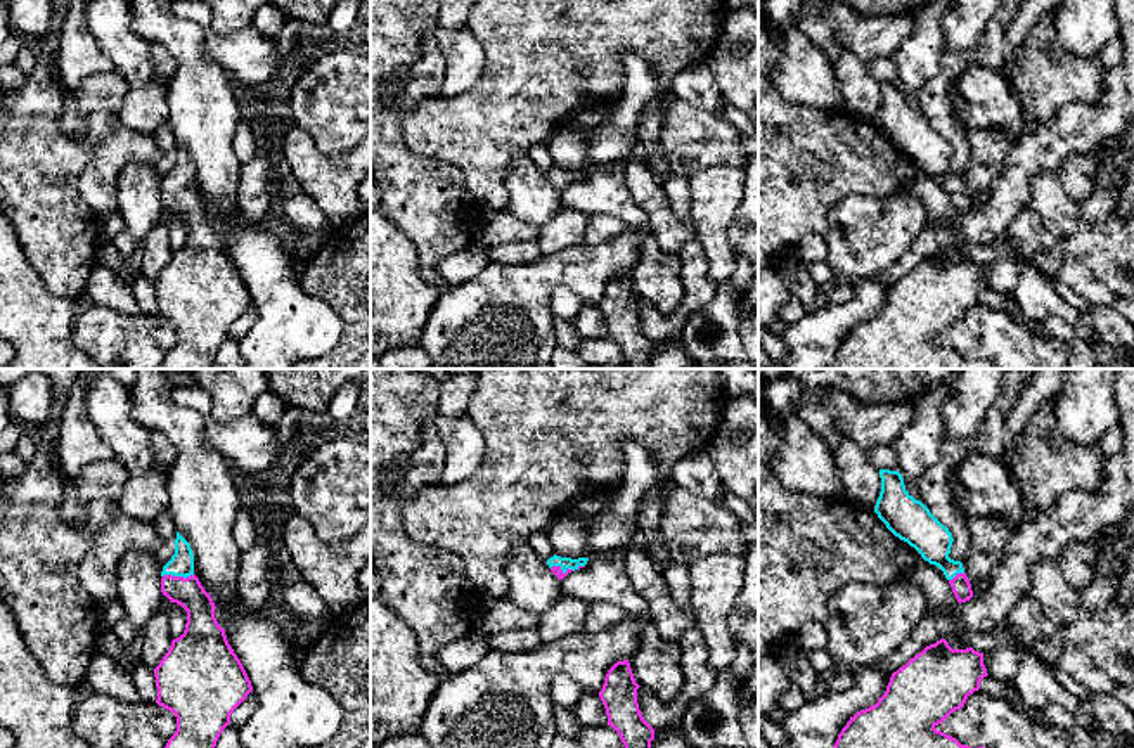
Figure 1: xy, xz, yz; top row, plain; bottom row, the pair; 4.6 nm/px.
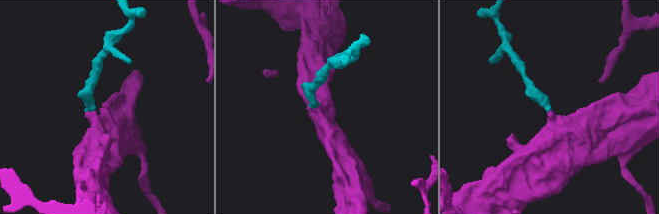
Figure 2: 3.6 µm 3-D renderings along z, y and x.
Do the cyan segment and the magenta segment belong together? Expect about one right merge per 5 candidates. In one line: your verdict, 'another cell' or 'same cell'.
same cell

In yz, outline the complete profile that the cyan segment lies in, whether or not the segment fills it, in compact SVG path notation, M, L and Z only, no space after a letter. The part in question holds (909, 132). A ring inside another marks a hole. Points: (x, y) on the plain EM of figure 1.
M879 81L879 90L881 104L874 118L878 130L925 173L944 184L959 216L970 213L973 203L963 175L949 170L954 154L949 140L905 102L899 83Z

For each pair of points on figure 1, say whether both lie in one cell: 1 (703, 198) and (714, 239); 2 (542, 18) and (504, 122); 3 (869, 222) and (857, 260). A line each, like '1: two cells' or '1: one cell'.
1: one cell
2: one cell
3: one cell

